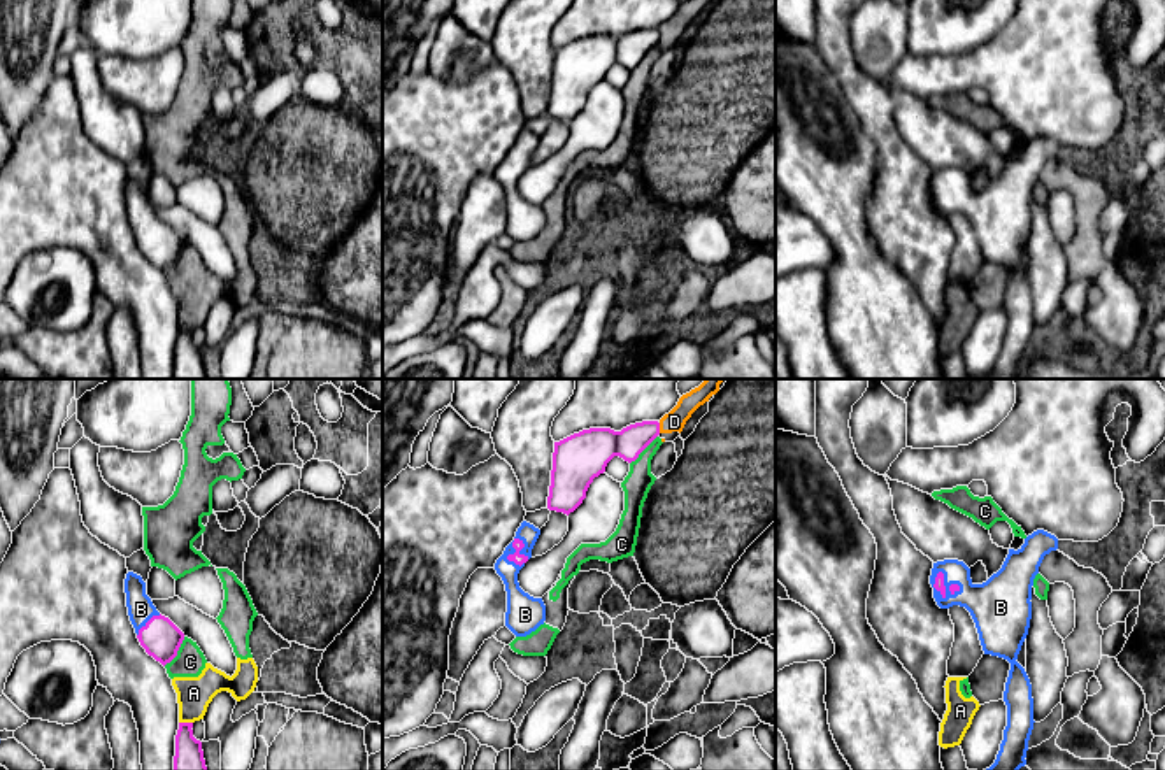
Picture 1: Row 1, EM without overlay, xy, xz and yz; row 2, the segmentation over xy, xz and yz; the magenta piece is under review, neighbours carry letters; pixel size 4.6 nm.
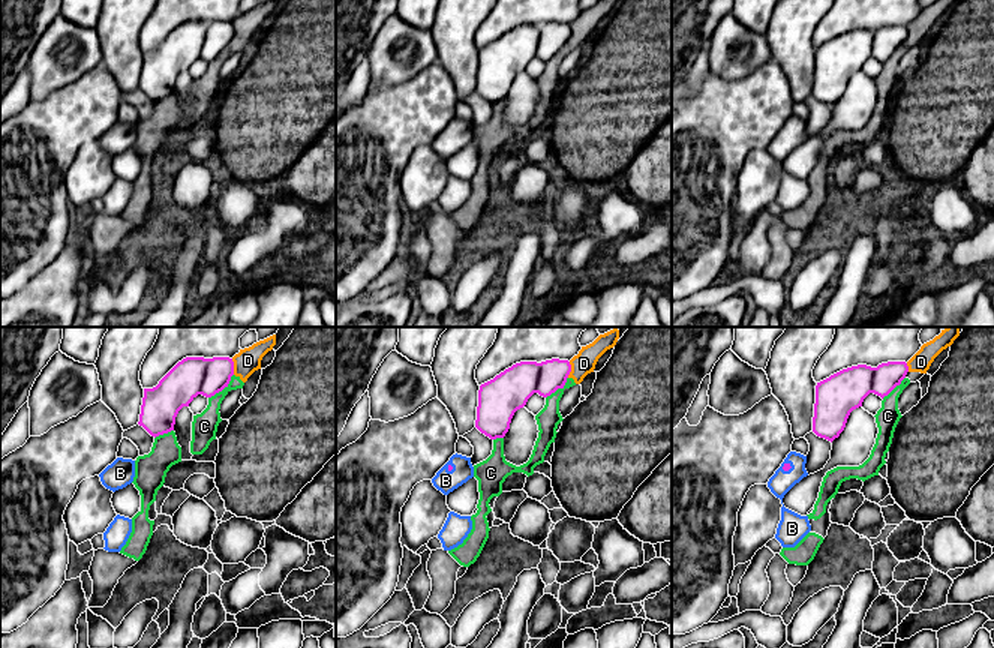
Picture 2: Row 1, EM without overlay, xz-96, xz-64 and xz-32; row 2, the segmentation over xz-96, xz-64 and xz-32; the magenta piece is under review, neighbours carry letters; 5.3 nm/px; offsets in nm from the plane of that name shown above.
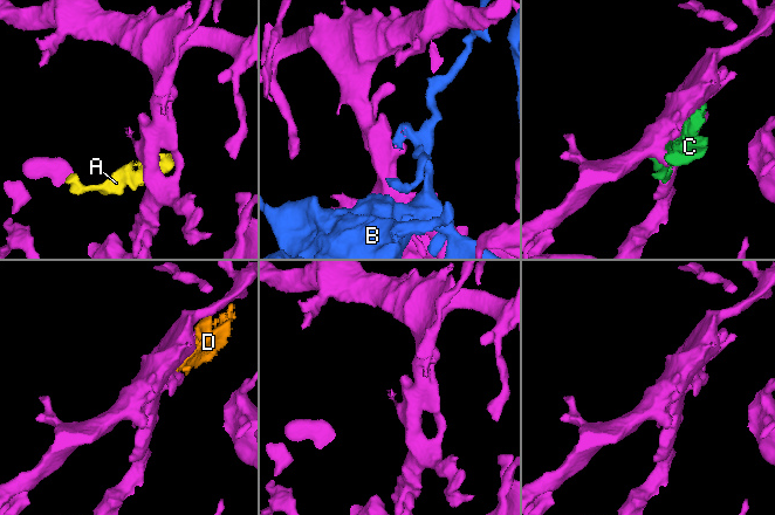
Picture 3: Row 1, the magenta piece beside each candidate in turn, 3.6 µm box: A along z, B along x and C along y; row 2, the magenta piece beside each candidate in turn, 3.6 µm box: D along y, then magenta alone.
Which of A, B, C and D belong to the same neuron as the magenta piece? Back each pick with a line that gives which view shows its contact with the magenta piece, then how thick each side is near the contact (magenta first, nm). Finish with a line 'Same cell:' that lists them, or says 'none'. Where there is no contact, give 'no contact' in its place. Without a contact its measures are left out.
Same cell: none

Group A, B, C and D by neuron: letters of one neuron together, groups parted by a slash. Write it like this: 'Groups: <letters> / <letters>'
Groups: A C D / B

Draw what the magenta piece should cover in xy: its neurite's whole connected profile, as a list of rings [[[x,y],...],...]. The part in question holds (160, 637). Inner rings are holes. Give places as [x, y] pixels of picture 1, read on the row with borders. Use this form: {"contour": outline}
{"contour": [[[153,616],[137,635],[149,656],[163,667],[170,663],[184,640],[184,633],[165,616]]]}

